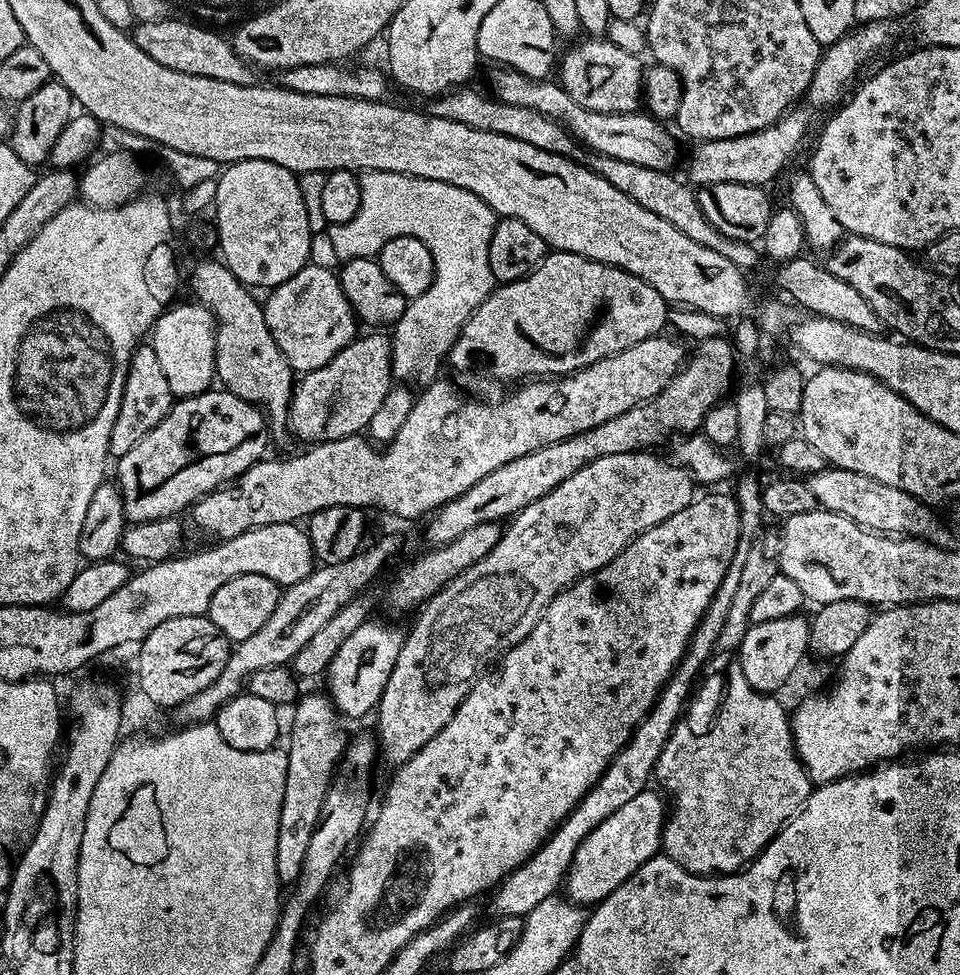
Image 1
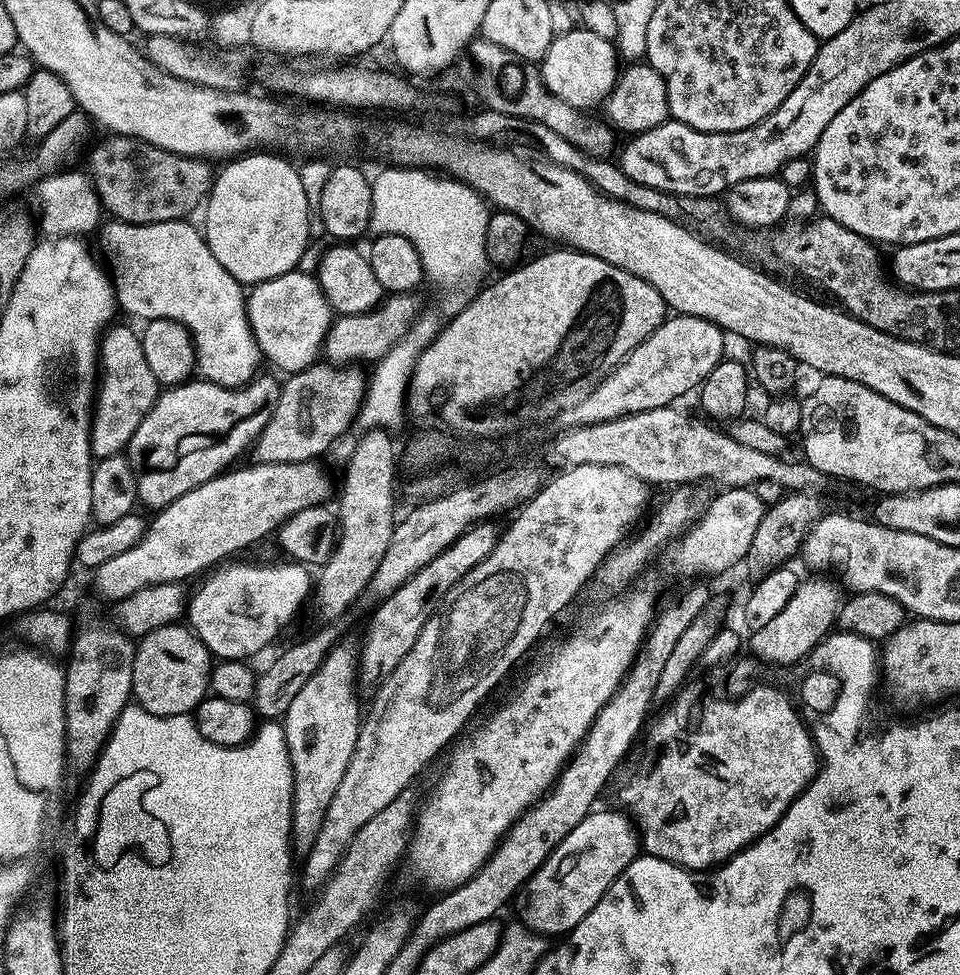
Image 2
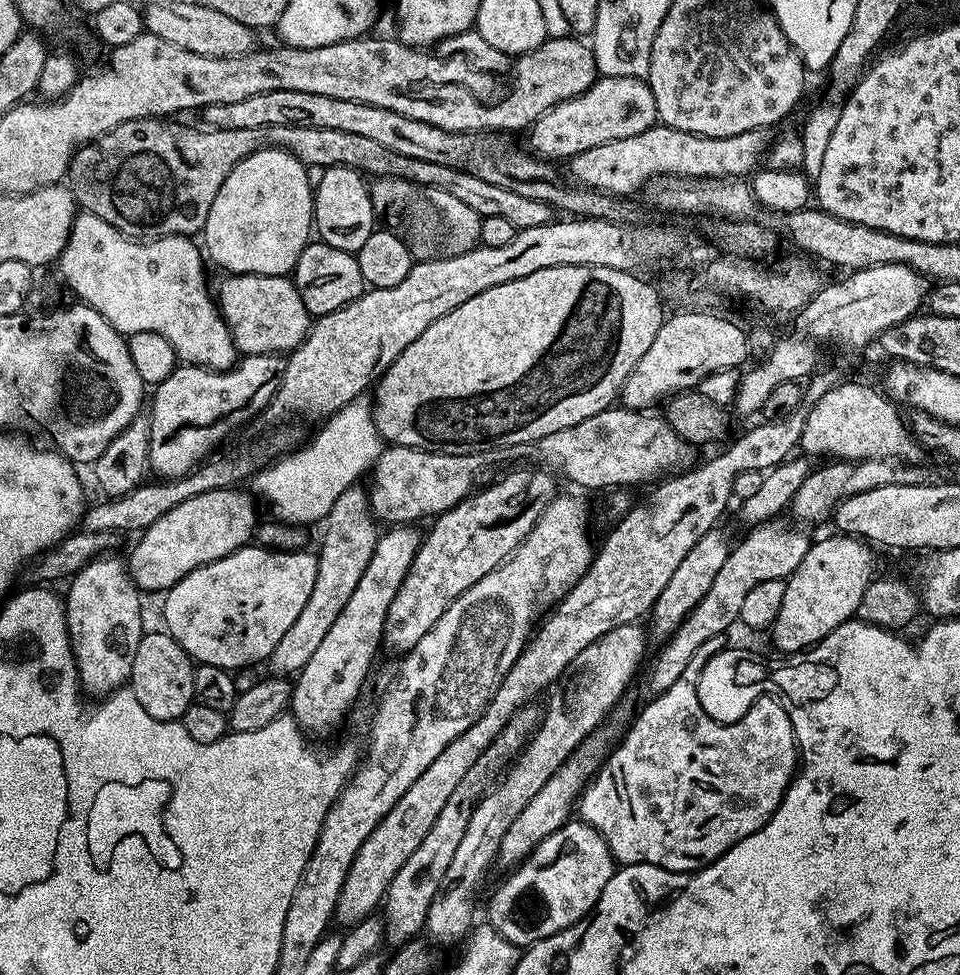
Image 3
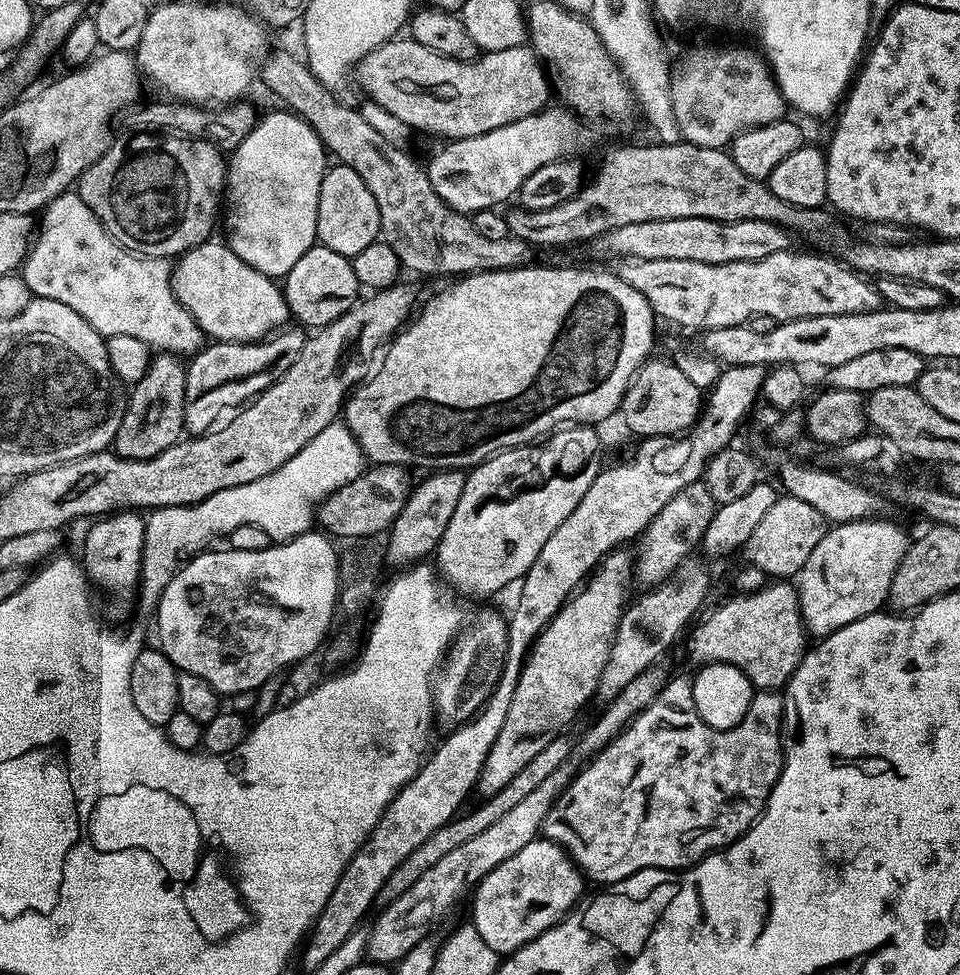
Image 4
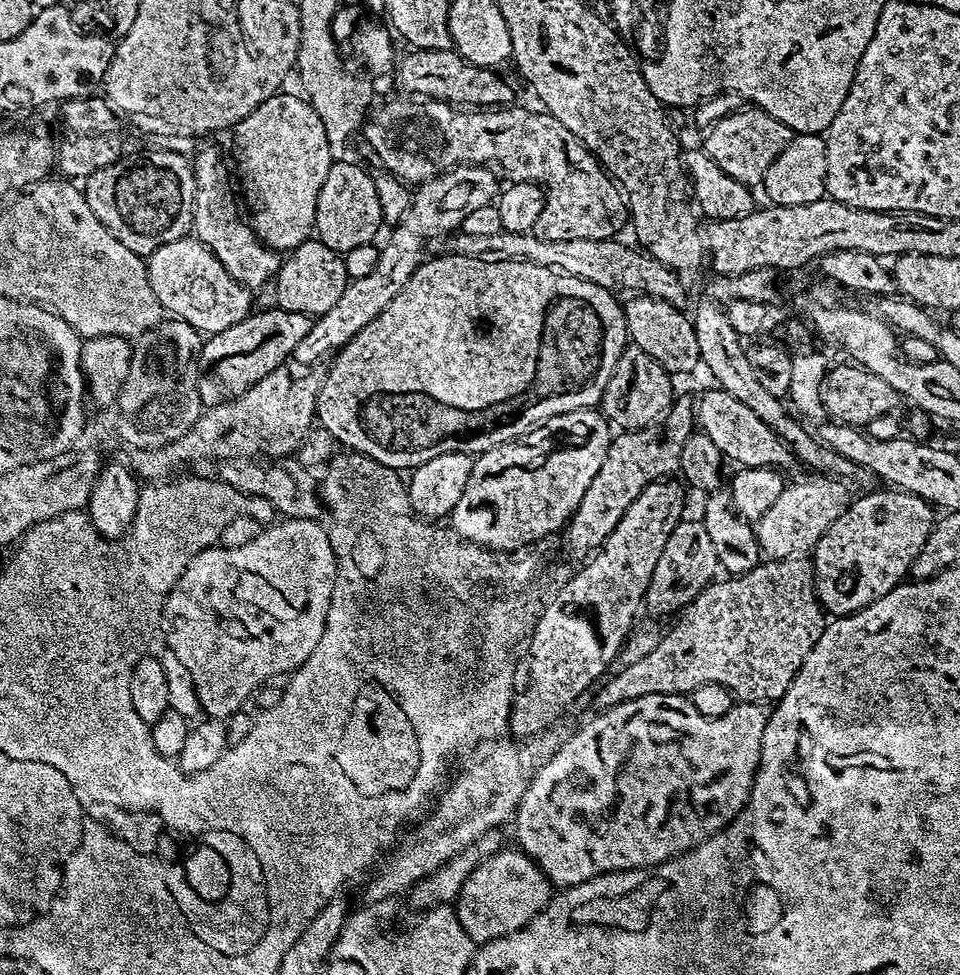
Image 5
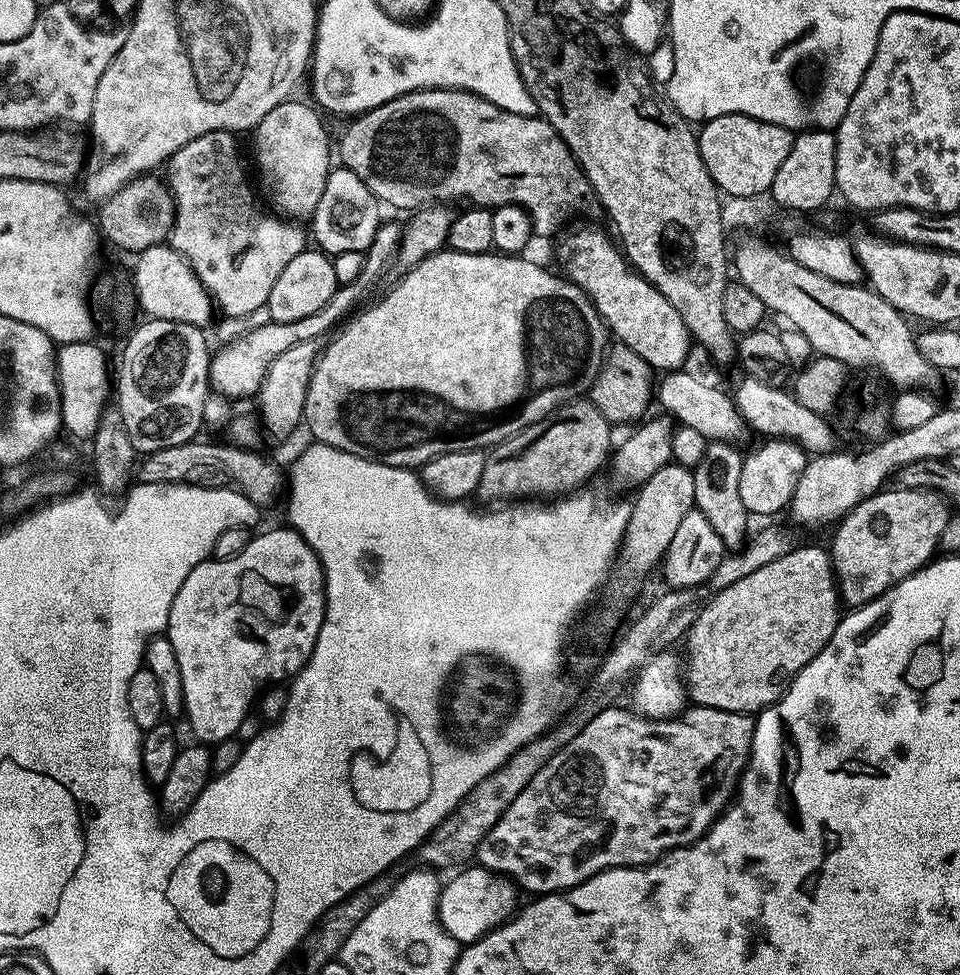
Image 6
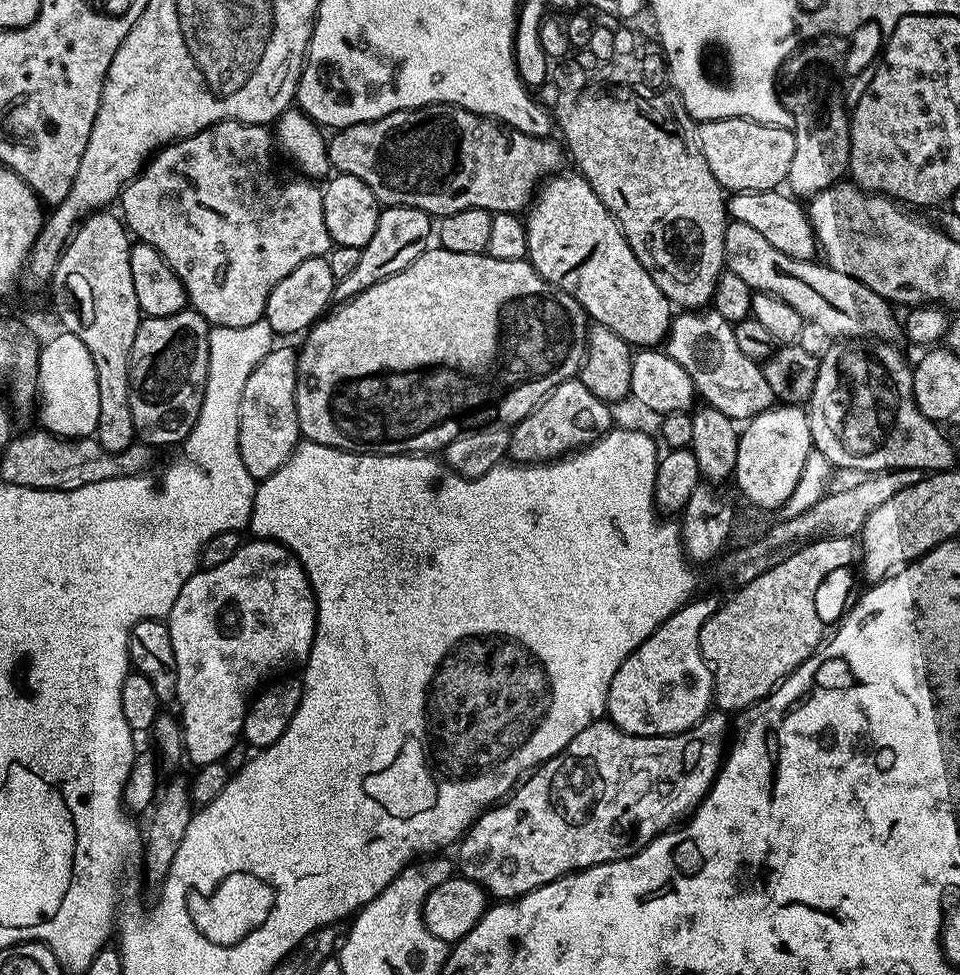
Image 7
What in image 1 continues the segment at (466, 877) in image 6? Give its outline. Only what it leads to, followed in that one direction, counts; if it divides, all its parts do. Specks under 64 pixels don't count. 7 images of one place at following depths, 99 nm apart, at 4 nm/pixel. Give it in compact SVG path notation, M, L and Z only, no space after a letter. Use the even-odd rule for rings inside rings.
M659 791L639 792L626 806L614 810L584 841L572 859L566 877L567 899L577 906L595 906L605 900L626 878L633 876L651 856L661 851L666 819L666 800Z

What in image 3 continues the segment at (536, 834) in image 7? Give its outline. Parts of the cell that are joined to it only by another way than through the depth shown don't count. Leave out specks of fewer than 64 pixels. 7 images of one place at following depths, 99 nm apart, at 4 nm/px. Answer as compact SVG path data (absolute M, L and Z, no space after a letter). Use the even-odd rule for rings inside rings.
M723 636L702 642L702 645L698 646L697 653L690 658L690 663L683 670L681 677L677 682L674 682L674 686L670 686L670 690L647 701L649 704L637 714L632 729L624 736L624 741L617 746L616 752L609 751L607 753L599 772L588 781L588 787L584 789L584 794L578 801L579 819L591 826L608 843L608 848L612 851L612 859L616 861L617 865L653 864L659 868L665 868L667 872L695 872L706 864L714 863L719 856L726 854L738 842L742 842L742 838L762 830L762 826L766 826L766 822L772 817L774 810L778 810L786 790L792 785L792 777L795 776L798 767L798 749L787 707L775 695L772 695L773 697L770 694L760 695L757 701L750 706L748 713L733 724L720 724L710 719L702 706L699 705L697 684L700 674L710 658L722 649L729 647L730 642L727 640L728 638Z

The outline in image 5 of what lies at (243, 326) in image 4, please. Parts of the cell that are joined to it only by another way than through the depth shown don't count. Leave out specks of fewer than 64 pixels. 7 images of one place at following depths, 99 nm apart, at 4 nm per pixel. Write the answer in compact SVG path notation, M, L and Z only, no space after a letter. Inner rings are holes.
M195 238L166 242L146 260L150 290L169 317L185 320L201 334L221 332L242 322L253 311L253 293L238 283L213 252Z

